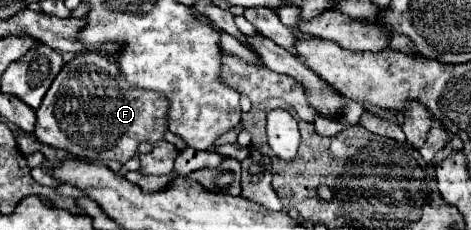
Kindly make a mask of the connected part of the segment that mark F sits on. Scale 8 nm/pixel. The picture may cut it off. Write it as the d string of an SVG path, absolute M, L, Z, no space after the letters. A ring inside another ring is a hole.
M80 53L68 61L52 81L36 115L34 135L38 141L64 149L76 157L116 159L126 163L138 155L138 145L148 141L152 151L140 155L144 175L168 175L174 167L178 149L164 139L168 99L154 91L130 87L118 73L116 65L98 53Z

